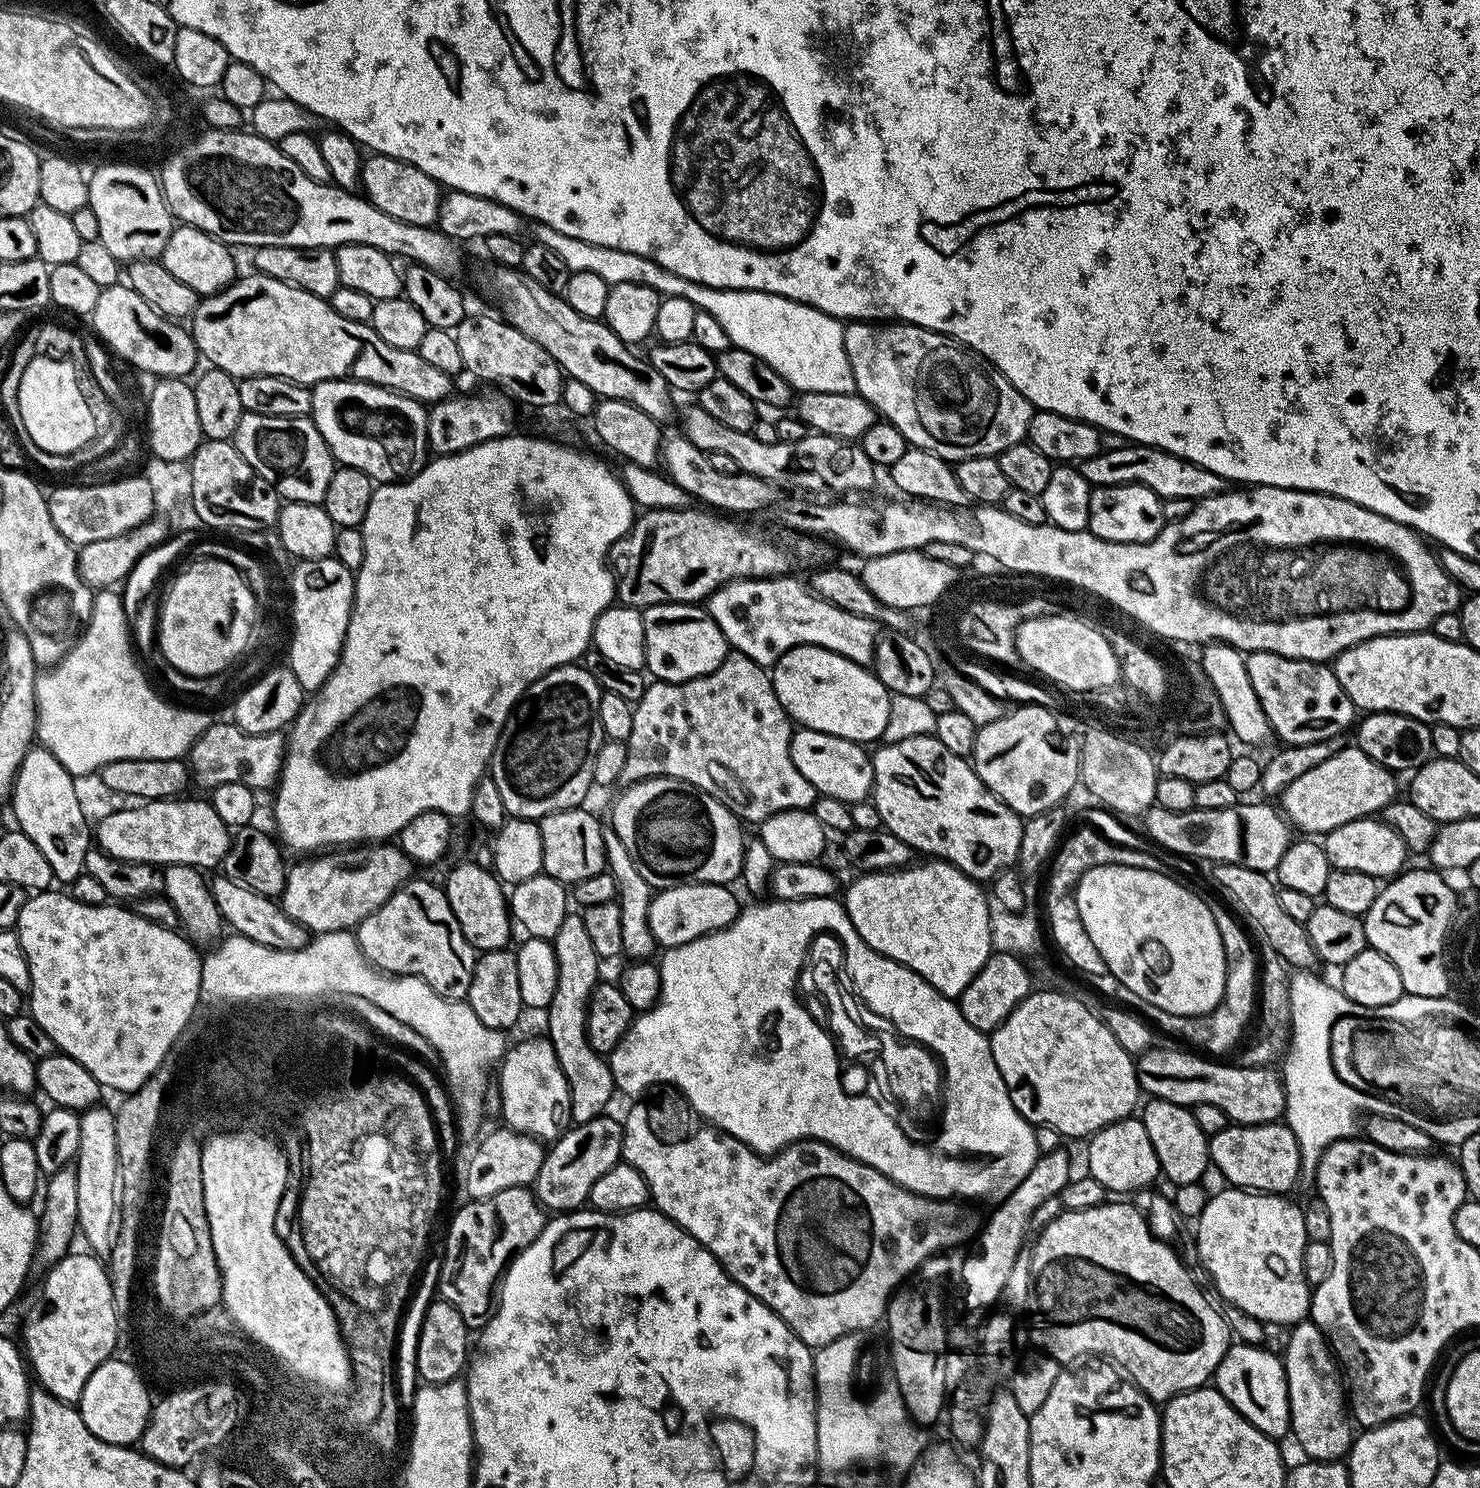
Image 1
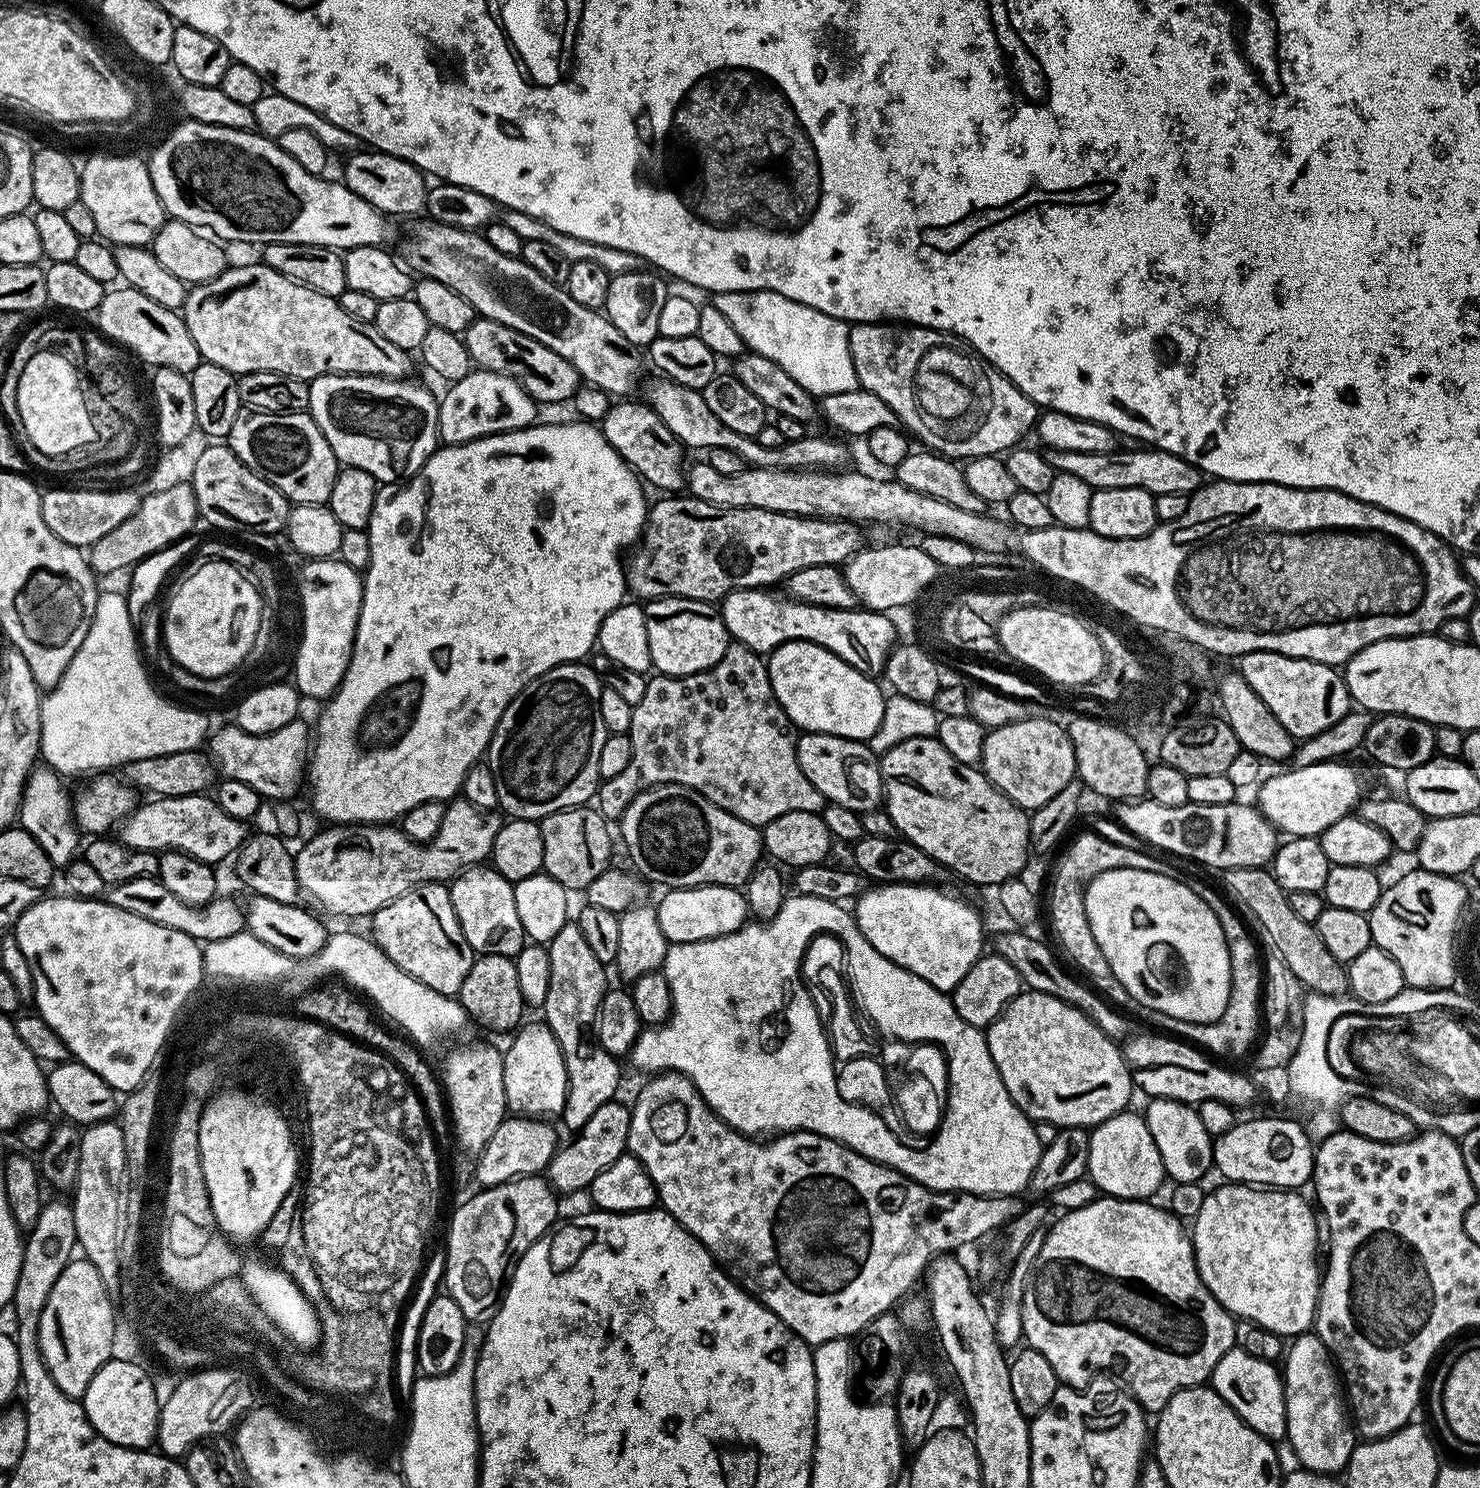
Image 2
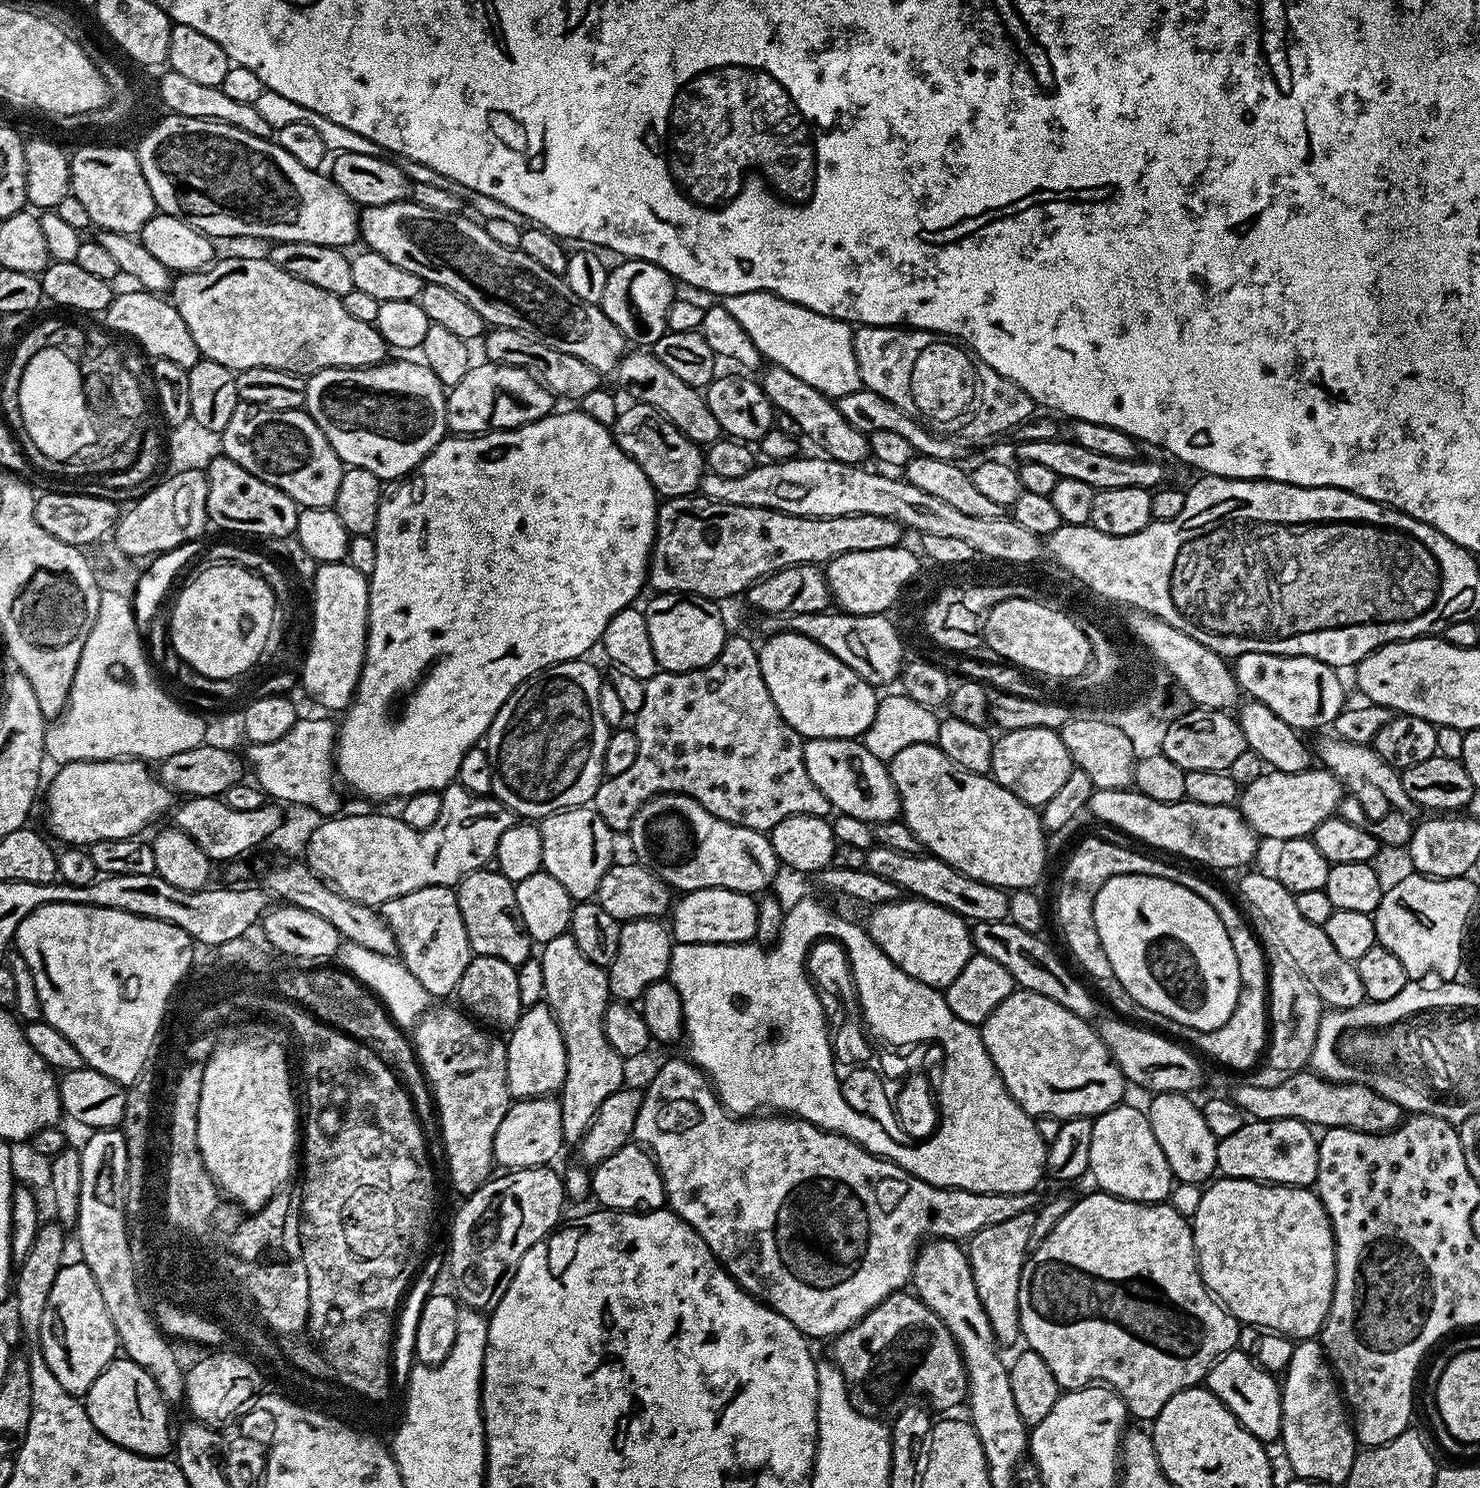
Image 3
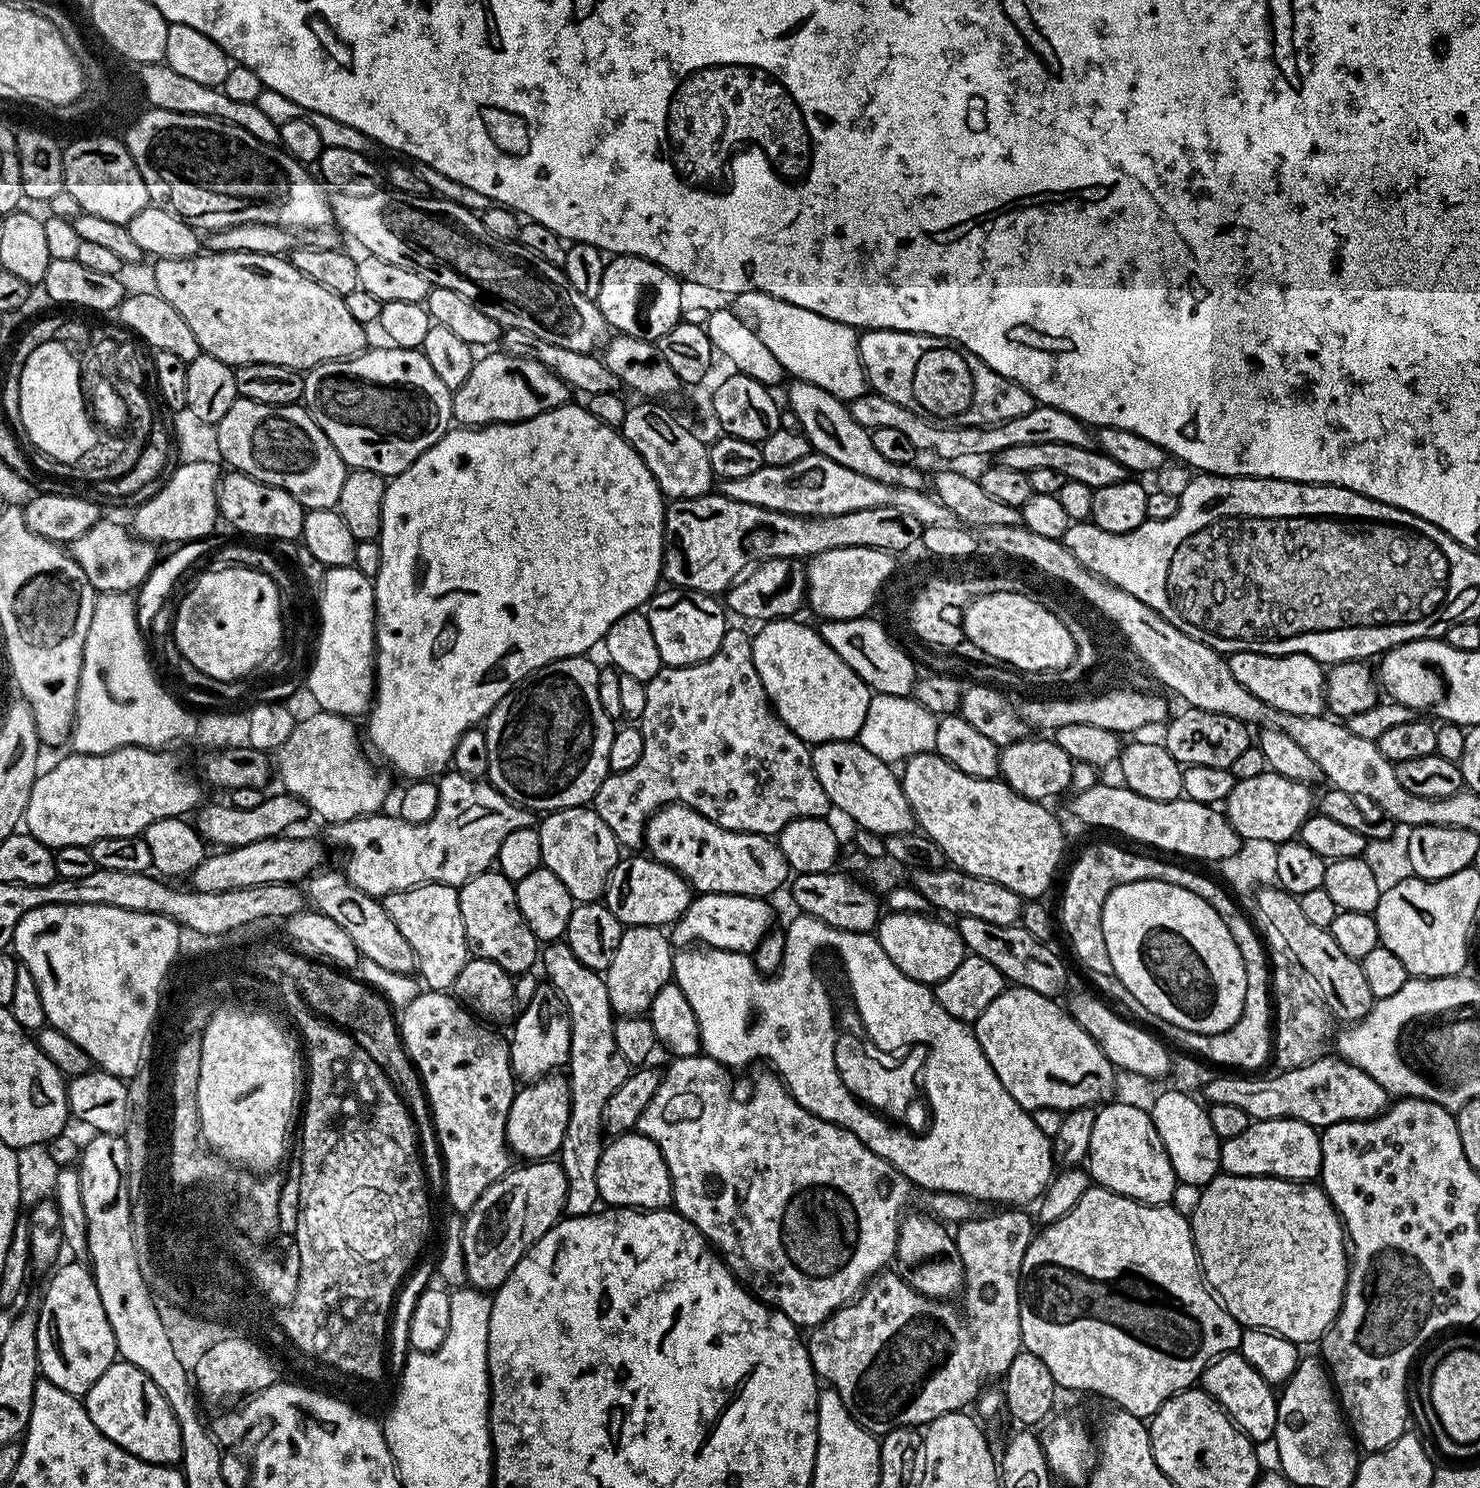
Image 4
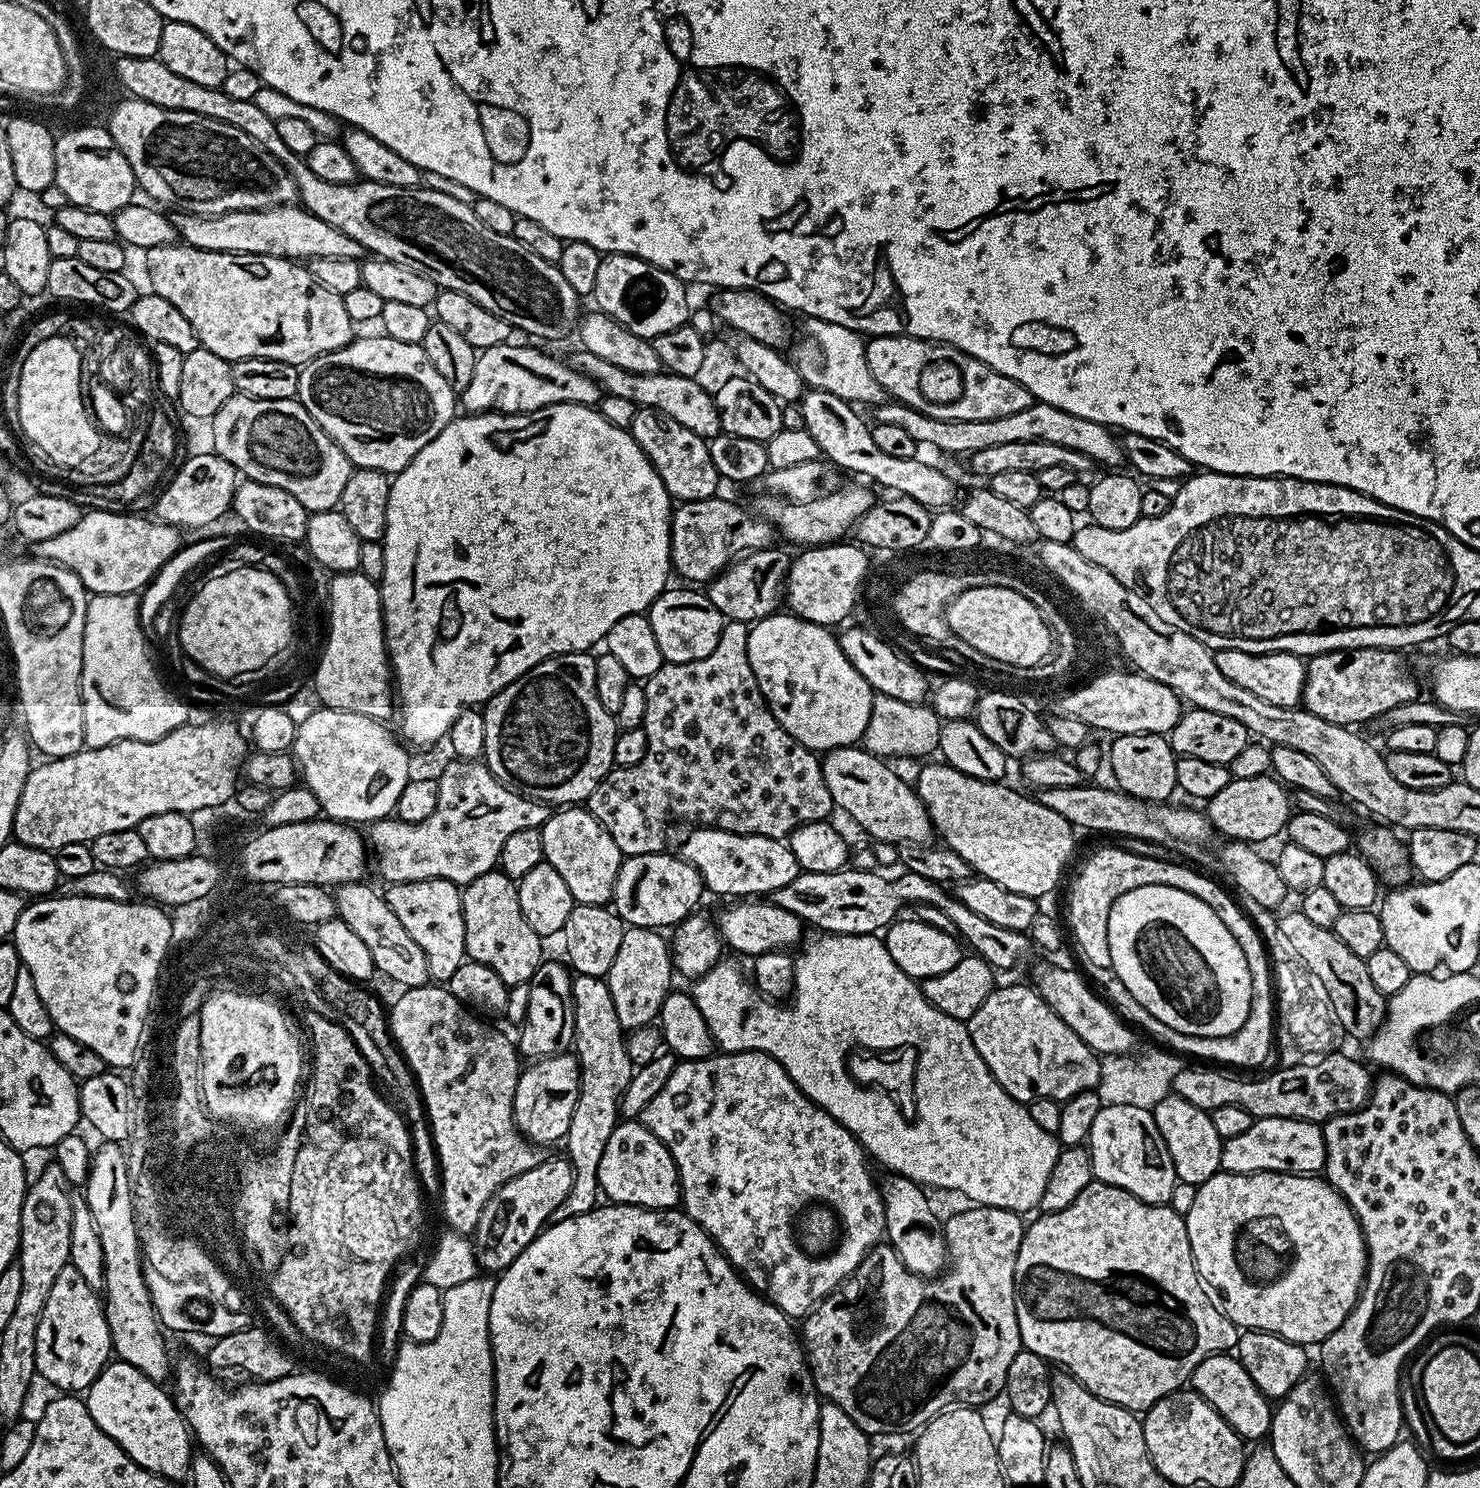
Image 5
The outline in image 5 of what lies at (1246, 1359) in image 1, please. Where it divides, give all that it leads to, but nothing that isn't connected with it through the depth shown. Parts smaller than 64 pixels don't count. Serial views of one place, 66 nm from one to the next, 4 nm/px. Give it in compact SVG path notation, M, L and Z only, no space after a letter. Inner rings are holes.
M1232 1354L1207 1356L1192 1372L1191 1387L1236 1431L1245 1441L1260 1442L1271 1433L1273 1405L1269 1397L1260 1393L1239 1359Z

